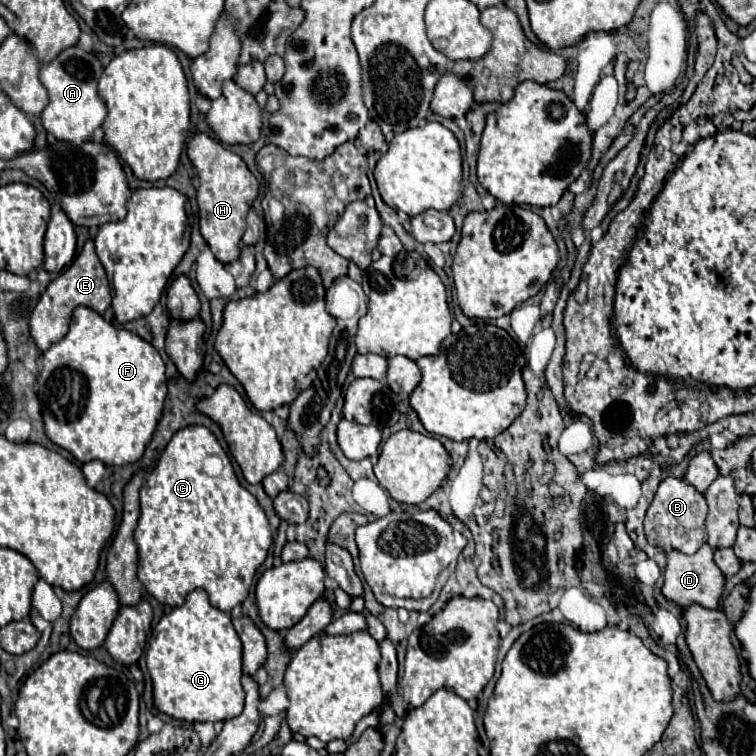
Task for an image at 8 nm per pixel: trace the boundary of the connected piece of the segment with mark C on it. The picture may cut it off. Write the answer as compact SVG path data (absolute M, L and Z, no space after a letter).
M187 426L173 434L157 466L147 474L145 484L141 486L141 516L135 530L135 542L139 548L137 576L159 604L171 608L181 606L189 592L203 588L215 608L231 612L233 606L247 598L255 572L267 558L273 534L263 508L257 498L239 484L233 466L213 432L205 426Z

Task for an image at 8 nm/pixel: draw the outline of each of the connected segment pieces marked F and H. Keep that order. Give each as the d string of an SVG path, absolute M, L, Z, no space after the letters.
M87 306L75 308L67 336L43 352L43 370L39 372L37 384L47 438L71 452L81 464L99 460L107 466L127 466L141 460L161 420L163 400L167 396L165 364L159 352L137 334L105 322L101 314Z
M195 134L189 140L187 156L193 162L199 176L197 204L201 234L209 244L211 252L217 256L217 260L221 260L223 264L235 262L239 256L239 242L247 226L247 212L259 194L259 182L237 154L223 148L217 140L209 138L207 134Z

